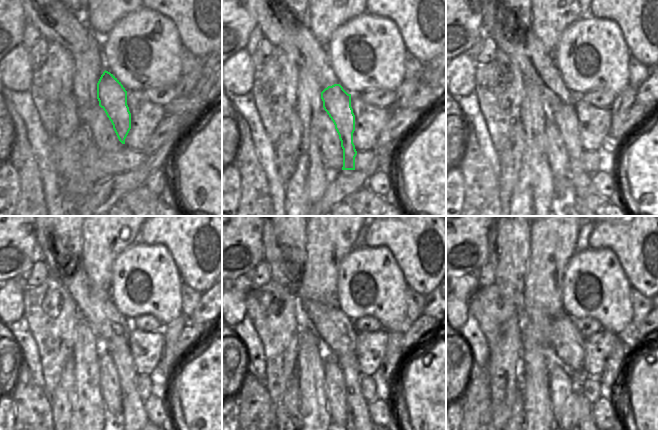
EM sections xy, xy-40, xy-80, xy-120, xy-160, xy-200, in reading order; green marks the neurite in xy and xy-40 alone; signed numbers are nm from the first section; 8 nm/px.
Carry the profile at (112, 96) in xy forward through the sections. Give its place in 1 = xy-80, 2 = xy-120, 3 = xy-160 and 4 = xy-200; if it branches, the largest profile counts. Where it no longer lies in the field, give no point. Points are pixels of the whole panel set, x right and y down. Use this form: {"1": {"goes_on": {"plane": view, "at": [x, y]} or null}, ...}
{"1": {"goes_on": {"plane": "xy-80", "at": [565, 118]}}, "2": {"goes_on": {"plane": "xy-120", "at": [133, 419]}}, "3": {"goes_on": {"plane": "xy-160", "at": [358, 419]}}, "4": {"goes_on": {"plane": "xy-200", "at": [583, 419]}}}

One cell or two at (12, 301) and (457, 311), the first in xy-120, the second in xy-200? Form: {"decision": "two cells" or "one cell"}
{"decision": "one cell"}

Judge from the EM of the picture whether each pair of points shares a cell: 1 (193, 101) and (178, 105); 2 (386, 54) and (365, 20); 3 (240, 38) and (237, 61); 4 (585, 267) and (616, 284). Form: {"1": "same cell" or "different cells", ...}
{"1": "same cell", "2": "same cell", "3": "different cells", "4": "same cell"}

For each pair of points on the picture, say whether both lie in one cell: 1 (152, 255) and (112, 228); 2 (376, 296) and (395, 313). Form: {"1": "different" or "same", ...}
{"1": "different", "2": "same"}

